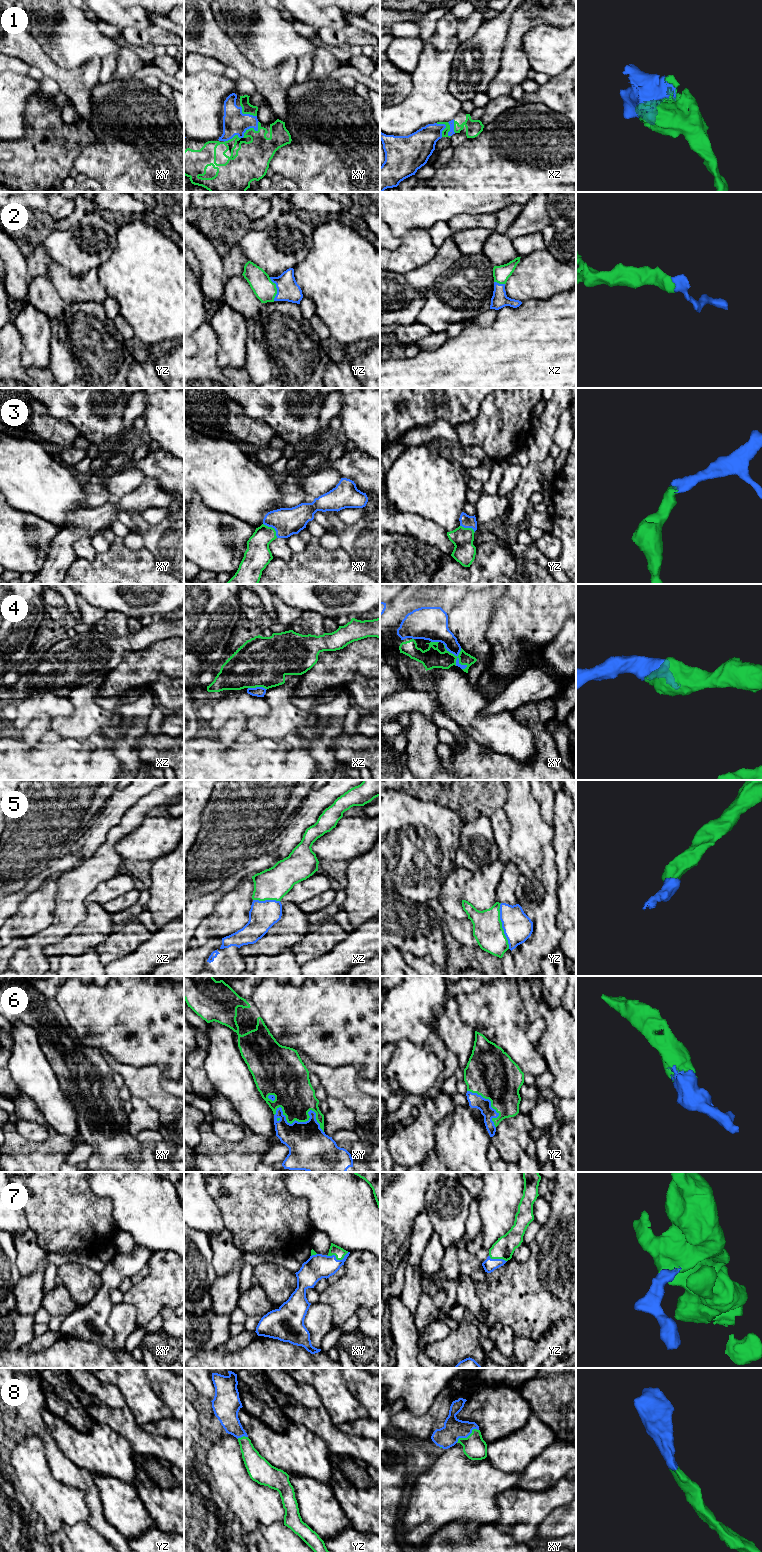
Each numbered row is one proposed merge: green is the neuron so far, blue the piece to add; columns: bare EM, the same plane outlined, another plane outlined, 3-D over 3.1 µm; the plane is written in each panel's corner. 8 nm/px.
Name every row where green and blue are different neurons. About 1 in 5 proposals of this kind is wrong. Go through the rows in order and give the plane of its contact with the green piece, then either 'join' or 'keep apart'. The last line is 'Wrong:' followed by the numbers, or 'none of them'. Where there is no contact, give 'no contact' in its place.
1: xy | join
2: yz | join
3: xy | join
4: xz | join
5: yz | join
6: xy | join
7: xy | join
8: xy | join
Wrong: none of them

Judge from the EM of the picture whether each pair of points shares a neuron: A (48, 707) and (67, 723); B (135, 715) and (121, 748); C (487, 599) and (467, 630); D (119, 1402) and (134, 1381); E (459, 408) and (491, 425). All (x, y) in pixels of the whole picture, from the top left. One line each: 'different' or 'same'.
A: different
B: same
C: same
D: different
E: different

